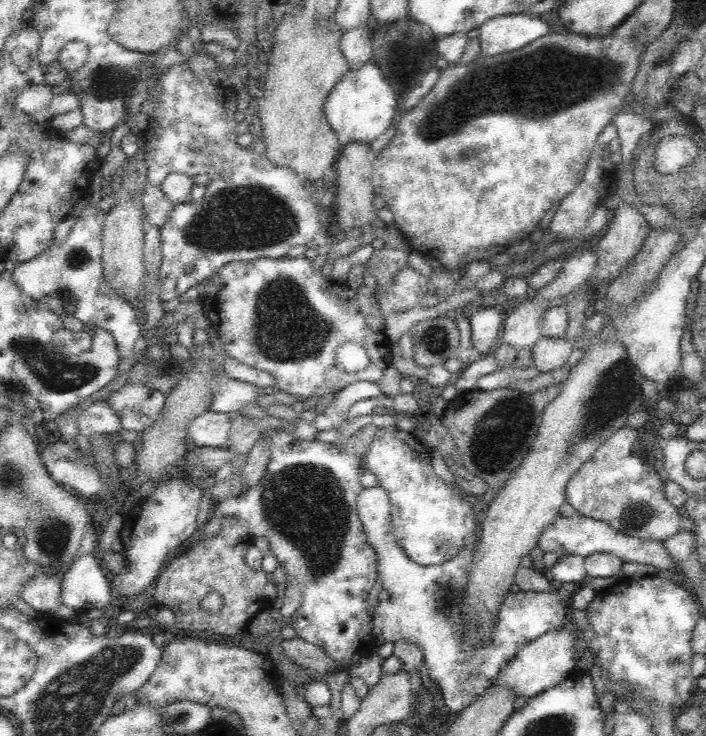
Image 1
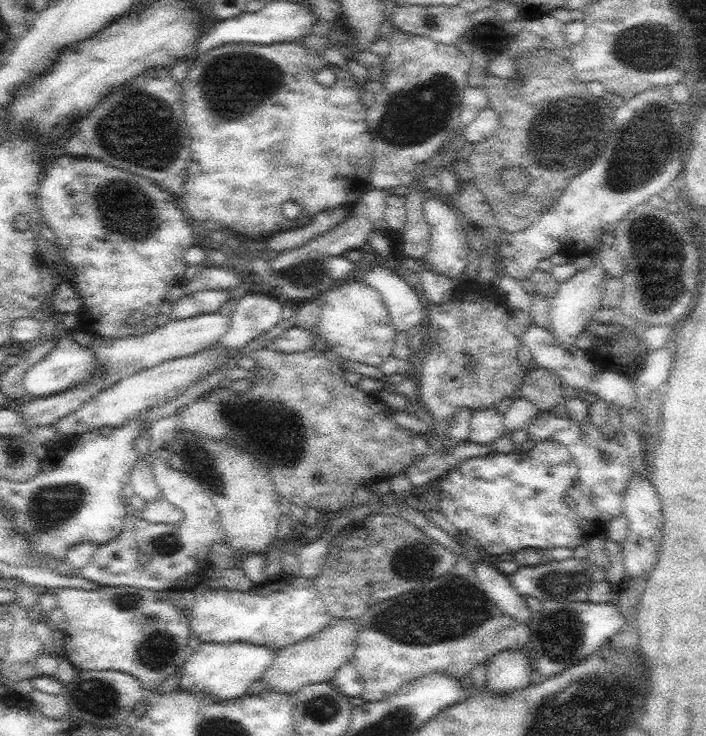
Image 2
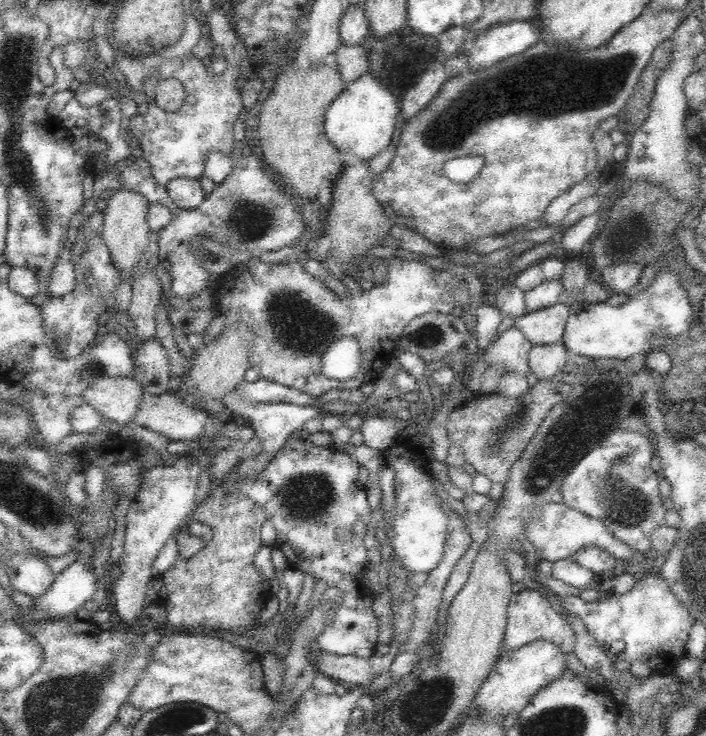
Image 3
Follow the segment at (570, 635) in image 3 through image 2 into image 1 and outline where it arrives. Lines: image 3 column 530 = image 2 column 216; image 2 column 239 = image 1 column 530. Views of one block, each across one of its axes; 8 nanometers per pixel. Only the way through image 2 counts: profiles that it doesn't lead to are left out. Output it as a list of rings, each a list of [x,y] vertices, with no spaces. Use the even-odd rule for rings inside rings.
[[[368,487],[362,490],[357,500],[357,509],[368,543],[376,551],[376,560],[378,565],[378,577],[381,578],[382,588],[390,592],[390,608],[372,609],[372,634],[376,637],[378,644],[393,642],[400,639],[414,641],[422,649],[426,666],[428,666],[430,678],[438,684],[442,691],[442,696],[446,706],[452,713],[459,713],[481,694],[484,694],[488,688],[496,682],[497,674],[508,664],[514,655],[522,650],[522,647],[535,638],[542,636],[549,630],[556,630],[560,626],[568,623],[567,608],[559,594],[555,592],[534,592],[519,591],[508,593],[502,606],[500,606],[500,615],[497,622],[493,623],[488,630],[484,630],[482,642],[473,644],[471,636],[465,634],[464,617],[462,617],[463,604],[465,597],[465,588],[467,585],[468,571],[472,564],[475,552],[474,547],[468,548],[464,545],[458,554],[455,554],[450,560],[436,566],[422,566],[410,560],[404,554],[404,551],[396,544],[395,536],[391,524],[391,504],[389,495],[380,487]]]

